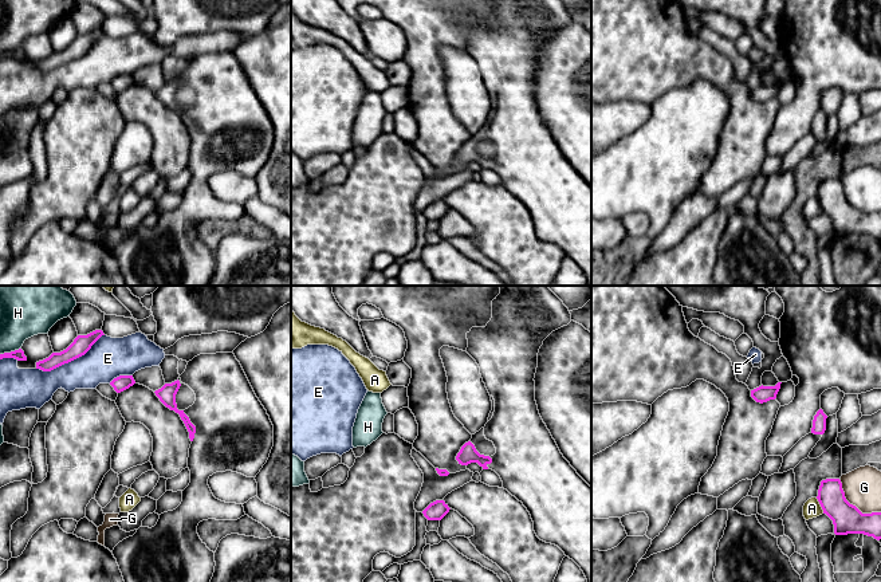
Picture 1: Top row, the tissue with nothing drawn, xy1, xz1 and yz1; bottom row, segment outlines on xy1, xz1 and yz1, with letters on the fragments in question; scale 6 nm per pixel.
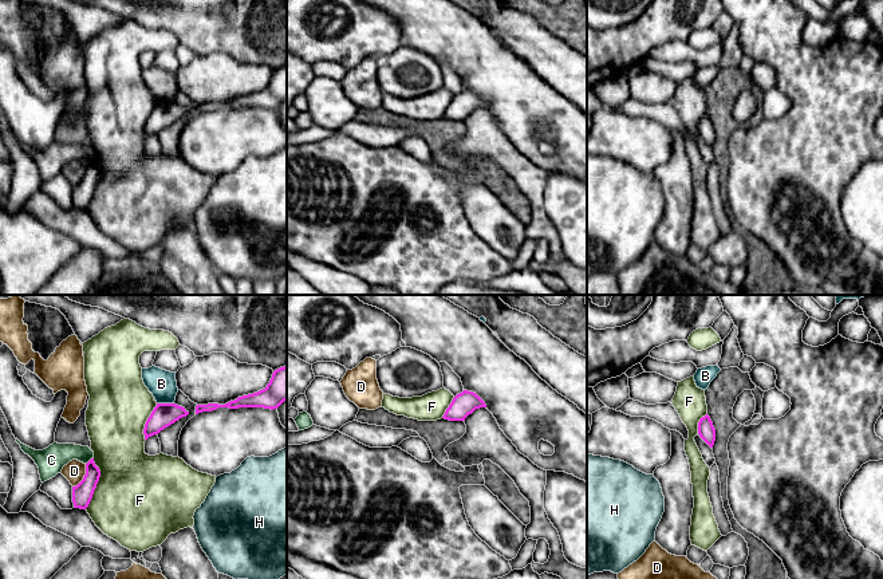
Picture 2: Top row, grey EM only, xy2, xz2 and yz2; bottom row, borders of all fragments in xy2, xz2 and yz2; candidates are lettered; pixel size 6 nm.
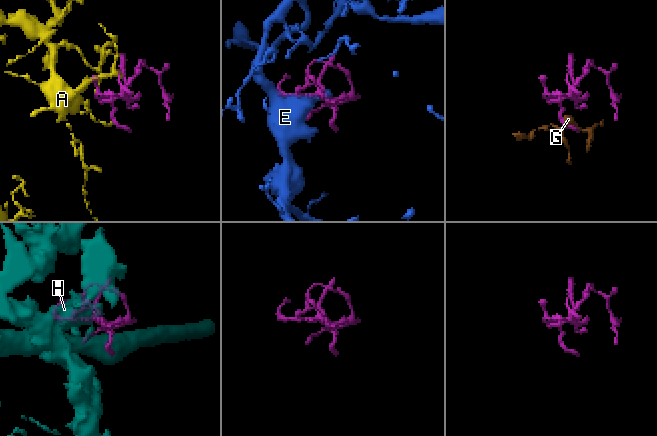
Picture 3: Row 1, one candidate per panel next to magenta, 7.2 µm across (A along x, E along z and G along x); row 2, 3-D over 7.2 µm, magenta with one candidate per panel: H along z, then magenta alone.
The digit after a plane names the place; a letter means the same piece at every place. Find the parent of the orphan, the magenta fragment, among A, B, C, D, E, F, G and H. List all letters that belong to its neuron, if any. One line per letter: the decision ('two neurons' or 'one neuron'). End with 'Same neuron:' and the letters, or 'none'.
A: two neurons
B: two neurons
C: two neurons
D: two neurons
E: two neurons
F: two neurons
G: two neurons
H: two neurons
Same neuron: none

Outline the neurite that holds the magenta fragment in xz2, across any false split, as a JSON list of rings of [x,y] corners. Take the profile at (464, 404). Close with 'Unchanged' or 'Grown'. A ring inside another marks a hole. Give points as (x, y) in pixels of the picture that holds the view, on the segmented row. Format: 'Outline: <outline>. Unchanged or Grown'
Outline: [[[464,390],[453,398],[442,418],[465,421],[469,414],[480,407],[486,407],[485,402],[476,393]]]. Unchanged

